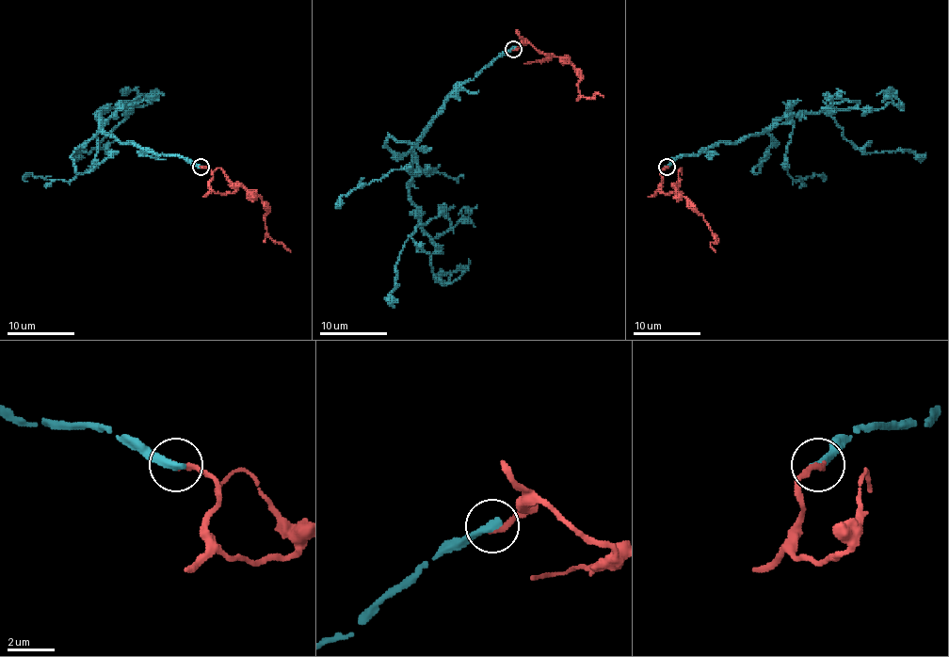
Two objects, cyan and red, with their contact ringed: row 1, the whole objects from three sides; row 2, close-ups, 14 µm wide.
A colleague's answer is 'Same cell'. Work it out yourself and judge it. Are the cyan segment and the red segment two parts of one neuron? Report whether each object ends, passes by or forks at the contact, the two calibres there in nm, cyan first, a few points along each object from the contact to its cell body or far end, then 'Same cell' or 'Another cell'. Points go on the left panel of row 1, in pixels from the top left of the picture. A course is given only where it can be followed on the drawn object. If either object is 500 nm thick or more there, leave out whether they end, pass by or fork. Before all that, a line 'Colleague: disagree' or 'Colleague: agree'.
Colleague: disagree
At the ring cyan ends. At the ring red ends. Thickness 360 nm (cyan) against 220 nm. Course of cyan: (201, 166), (121, 142), (102, 127), (96, 112), (136, 101), (91, 151), (81, 152). Course of red: (201, 166), (211, 171), (209, 188), (215, 193), (233, 193), (239, 186), (262, 200), (266, 233), (290, 252). Another cell

